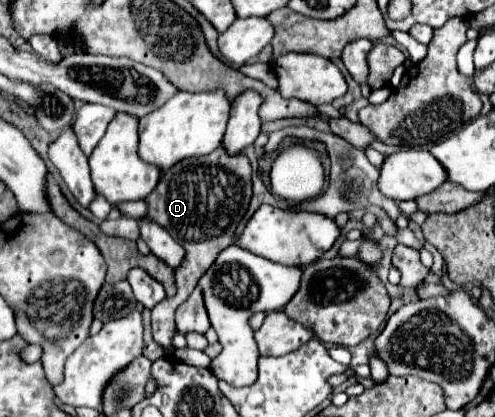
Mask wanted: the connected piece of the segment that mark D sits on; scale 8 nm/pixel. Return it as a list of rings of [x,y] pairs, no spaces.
[[[218,147],[210,155],[178,161],[178,165],[174,165],[160,177],[150,197],[144,199],[148,205],[146,217],[162,225],[186,249],[186,257],[182,265],[178,267],[178,271],[174,271],[178,293],[174,297],[166,297],[162,303],[158,303],[152,309],[154,339],[162,347],[166,347],[168,355],[174,355],[174,347],[172,347],[172,337],[176,331],[174,311],[190,297],[198,279],[210,269],[218,253],[232,243],[234,231],[242,221],[252,197],[250,177],[252,177],[252,169],[246,155],[238,153],[230,157],[224,149]]]

